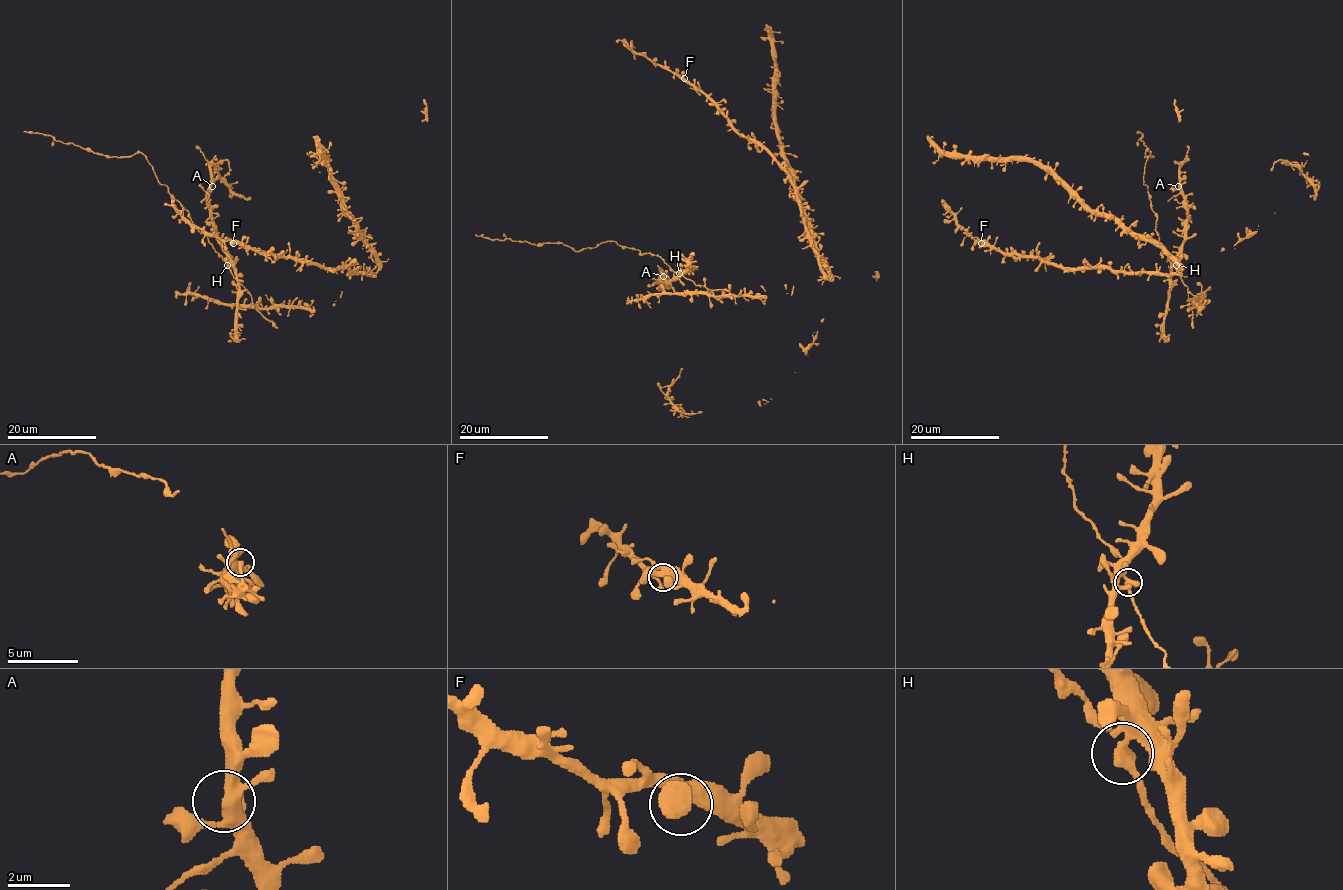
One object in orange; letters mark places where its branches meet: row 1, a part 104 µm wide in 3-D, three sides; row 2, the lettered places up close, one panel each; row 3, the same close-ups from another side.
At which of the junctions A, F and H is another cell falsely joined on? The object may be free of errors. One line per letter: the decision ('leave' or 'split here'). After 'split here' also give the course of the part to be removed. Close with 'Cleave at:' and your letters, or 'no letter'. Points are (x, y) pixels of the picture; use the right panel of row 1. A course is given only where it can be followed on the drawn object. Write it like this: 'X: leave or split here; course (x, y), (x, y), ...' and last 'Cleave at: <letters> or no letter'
A: leave
F: leave
H: leave
Cleave at: no letter

